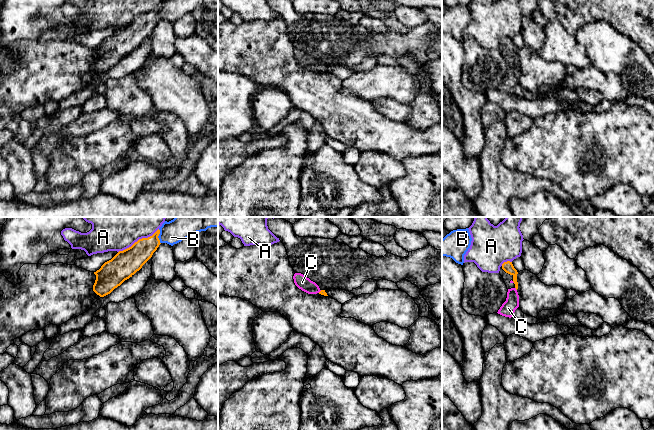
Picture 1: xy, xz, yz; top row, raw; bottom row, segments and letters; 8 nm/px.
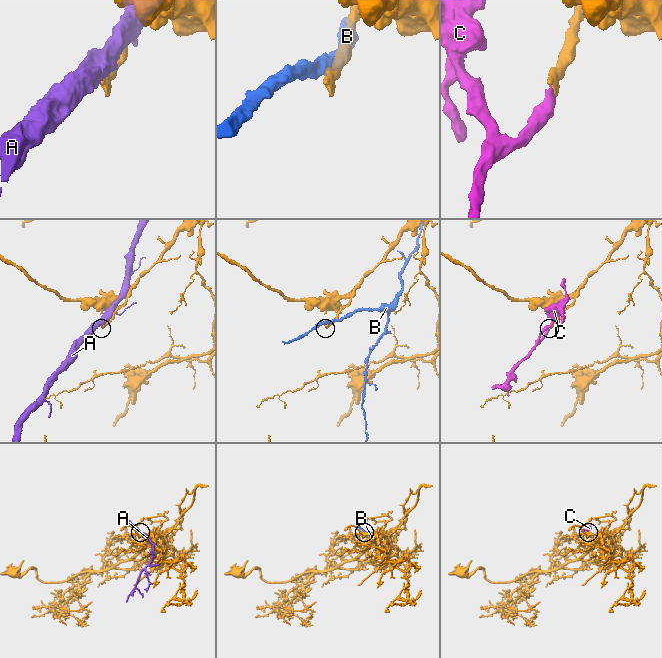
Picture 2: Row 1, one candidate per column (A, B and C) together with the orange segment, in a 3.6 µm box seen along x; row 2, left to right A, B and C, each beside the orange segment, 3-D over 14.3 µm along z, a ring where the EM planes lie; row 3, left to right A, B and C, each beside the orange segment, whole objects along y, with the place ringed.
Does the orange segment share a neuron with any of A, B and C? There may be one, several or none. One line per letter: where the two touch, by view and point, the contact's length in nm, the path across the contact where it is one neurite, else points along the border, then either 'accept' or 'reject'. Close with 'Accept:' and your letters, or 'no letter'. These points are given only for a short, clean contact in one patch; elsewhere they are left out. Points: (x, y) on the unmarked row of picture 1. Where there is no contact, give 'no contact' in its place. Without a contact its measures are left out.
A: contact xy (139, 15); length 380 nm; reject
B: contact xy (158, 11); length 120 nm; reject
C: contact yz (516, 65); length 30 nm; way yz (508, 43), (514, 49), (516, 65), (508, 84); accept
Accept: C

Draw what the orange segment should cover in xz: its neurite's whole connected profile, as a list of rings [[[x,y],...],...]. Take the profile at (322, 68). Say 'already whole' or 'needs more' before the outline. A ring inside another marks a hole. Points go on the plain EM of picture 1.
needs more; [[[295,49],[293,52],[293,55],[294,55],[295,61],[299,65],[301,65],[302,67],[308,70],[319,69],[321,71],[328,72],[325,66],[321,66],[315,58],[311,57],[309,54],[307,54],[301,49]]]

